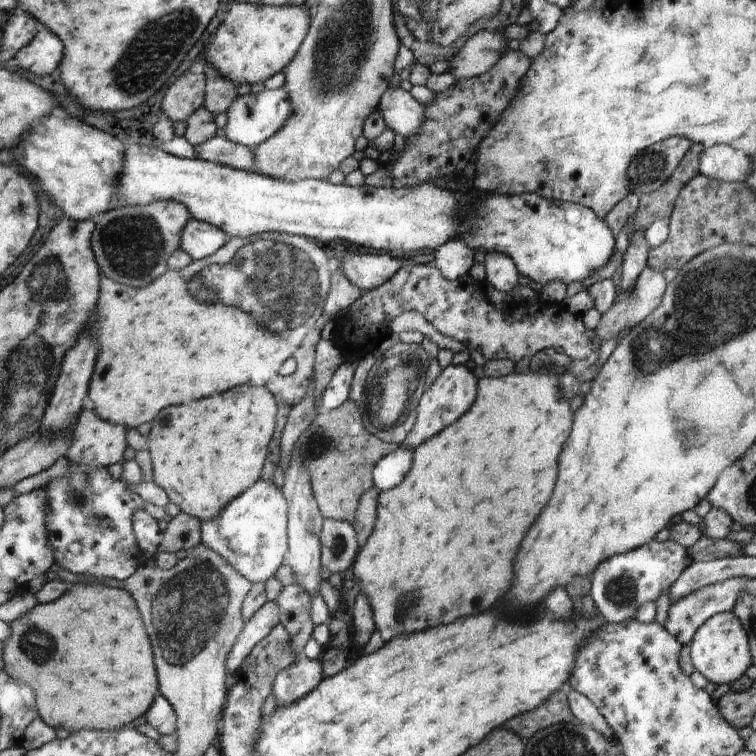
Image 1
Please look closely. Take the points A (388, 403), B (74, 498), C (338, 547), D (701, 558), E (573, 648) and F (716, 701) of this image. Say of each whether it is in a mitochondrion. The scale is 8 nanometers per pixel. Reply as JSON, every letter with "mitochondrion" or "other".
{"A":"mitochondrion","B":"mitochondrion","C":"mitochondrion","D":"other","E":"other","F":"other"}

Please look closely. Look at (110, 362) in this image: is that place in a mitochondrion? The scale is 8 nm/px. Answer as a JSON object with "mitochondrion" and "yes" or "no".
{"mitochondrion":"no"}

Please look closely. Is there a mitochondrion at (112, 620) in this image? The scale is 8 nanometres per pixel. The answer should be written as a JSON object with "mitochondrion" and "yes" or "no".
{"mitochondrion":"no"}

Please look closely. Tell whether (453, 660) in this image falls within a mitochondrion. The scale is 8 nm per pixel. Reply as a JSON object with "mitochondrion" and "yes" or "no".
{"mitochondrion":"no"}

